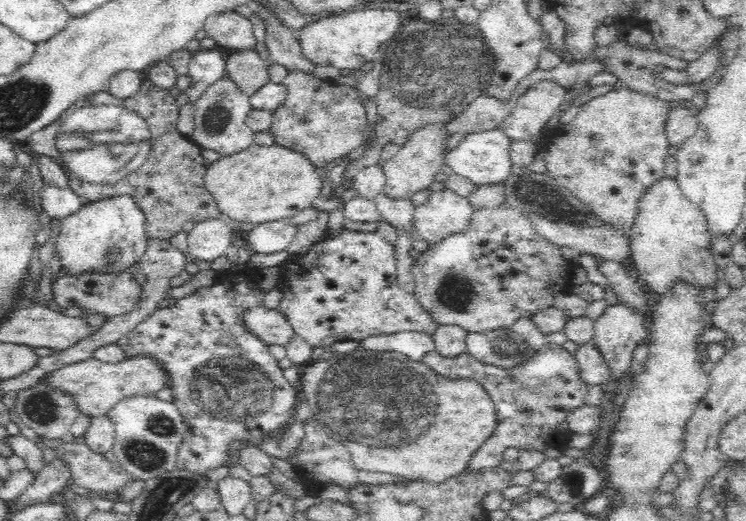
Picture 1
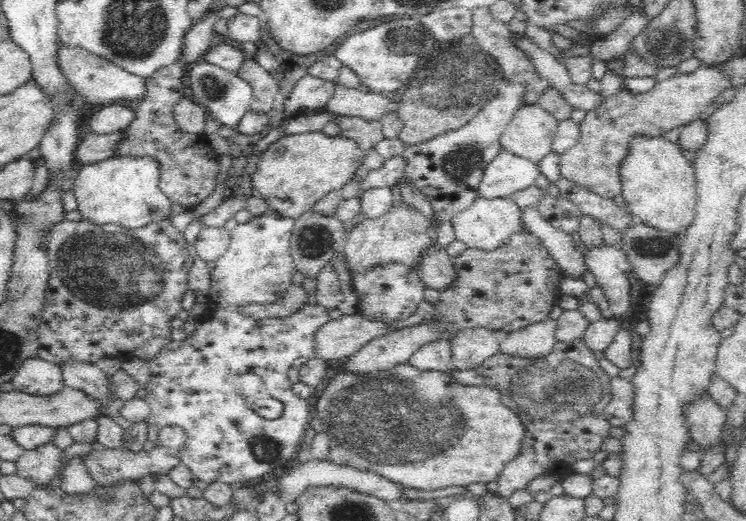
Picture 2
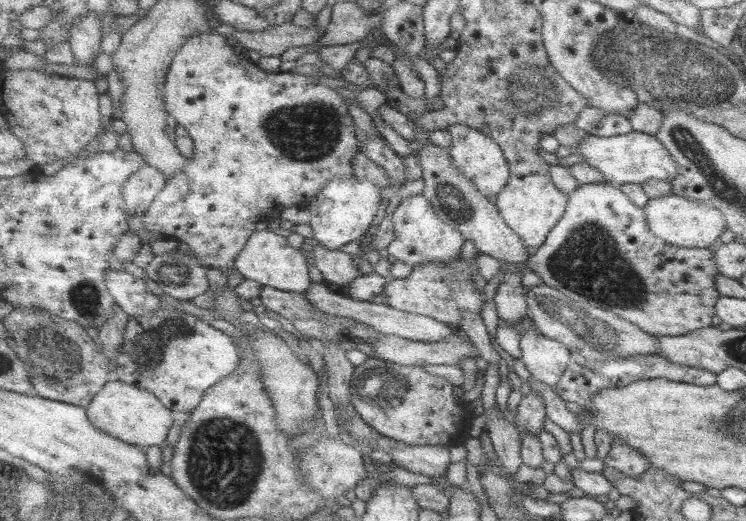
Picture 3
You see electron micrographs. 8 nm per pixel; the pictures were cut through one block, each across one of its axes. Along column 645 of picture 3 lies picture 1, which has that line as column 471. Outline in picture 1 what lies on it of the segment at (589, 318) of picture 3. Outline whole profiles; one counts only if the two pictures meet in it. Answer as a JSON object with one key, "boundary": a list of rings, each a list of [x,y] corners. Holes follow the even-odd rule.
{"boundary":[[[530,317],[518,318],[509,329],[499,330],[498,338],[487,332],[468,332],[466,342],[466,353],[480,362],[506,368],[526,362],[547,343]]]}

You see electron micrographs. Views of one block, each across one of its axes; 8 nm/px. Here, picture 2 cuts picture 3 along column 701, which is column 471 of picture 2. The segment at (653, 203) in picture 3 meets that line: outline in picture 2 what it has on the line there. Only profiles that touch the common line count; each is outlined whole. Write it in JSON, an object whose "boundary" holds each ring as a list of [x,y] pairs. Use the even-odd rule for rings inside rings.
{"boundary":[[[479,196],[467,209],[451,218],[455,239],[464,242],[468,249],[496,250],[511,234],[526,231],[521,210],[522,208],[516,206],[508,197],[488,199]]]}

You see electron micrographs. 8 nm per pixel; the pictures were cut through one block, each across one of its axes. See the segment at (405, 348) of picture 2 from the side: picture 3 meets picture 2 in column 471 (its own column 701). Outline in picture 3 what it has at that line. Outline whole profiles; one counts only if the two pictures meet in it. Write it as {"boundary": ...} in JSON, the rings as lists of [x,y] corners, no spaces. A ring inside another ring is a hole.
{"boundary":[[[614,183],[580,185],[570,195],[567,213],[549,234],[546,244],[528,259],[528,263],[506,263],[504,266],[518,272],[532,268],[546,284],[561,290],[567,297],[615,312],[652,336],[676,337],[712,326],[715,305],[721,297],[715,289],[715,277],[720,271],[713,252],[672,246],[659,239],[651,231],[642,207],[632,202]]]}

